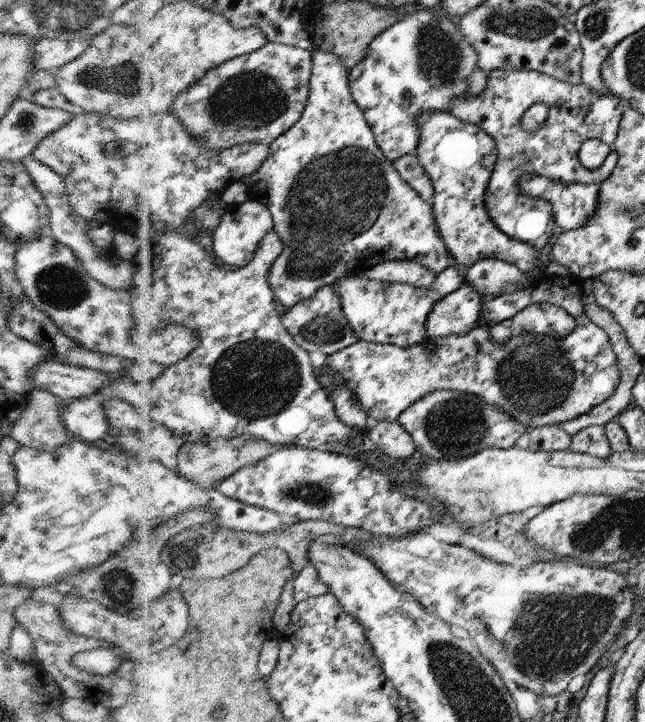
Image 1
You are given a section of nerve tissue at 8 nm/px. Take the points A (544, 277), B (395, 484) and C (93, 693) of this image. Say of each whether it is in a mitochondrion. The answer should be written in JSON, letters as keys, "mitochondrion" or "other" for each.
{"A":"other","B":"other","C":"other"}

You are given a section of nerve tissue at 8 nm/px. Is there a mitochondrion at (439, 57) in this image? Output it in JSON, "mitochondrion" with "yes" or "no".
{"mitochondrion":"yes"}

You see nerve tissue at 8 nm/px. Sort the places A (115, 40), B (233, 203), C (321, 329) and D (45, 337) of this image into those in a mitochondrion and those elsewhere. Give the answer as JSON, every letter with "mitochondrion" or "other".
{"A":"mitochondrion","B":"other","C":"mitochondrion","D":"other"}

